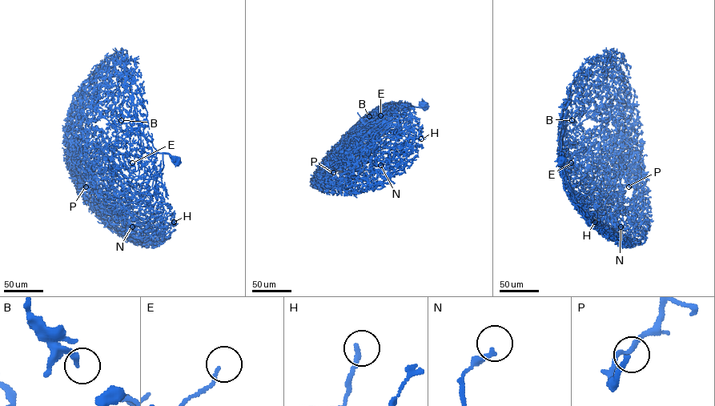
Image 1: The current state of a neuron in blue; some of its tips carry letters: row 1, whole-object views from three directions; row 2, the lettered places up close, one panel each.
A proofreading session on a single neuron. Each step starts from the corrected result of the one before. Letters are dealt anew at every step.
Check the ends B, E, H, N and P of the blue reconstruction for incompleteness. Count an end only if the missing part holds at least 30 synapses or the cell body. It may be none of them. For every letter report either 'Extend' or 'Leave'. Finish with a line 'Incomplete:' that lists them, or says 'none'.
B: Leave
E: Leave
H: Leave
N: Leave
P: Extend
Incomplete: P

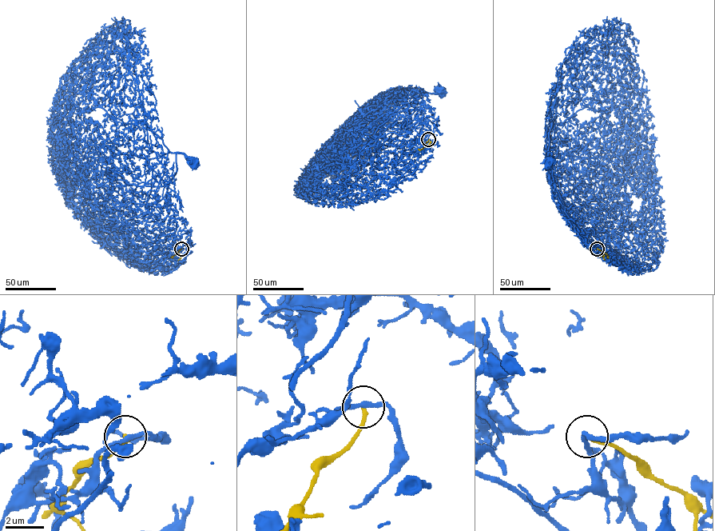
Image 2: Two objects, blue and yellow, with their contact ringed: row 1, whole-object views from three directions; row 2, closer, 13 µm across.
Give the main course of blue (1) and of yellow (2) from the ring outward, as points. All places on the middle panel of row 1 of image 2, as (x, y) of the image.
1: (428, 139), (421, 131), (421, 107), (411, 104), (423, 89), (430, 93), (440, 89)
2: (428, 139), (422, 149), (418, 149)

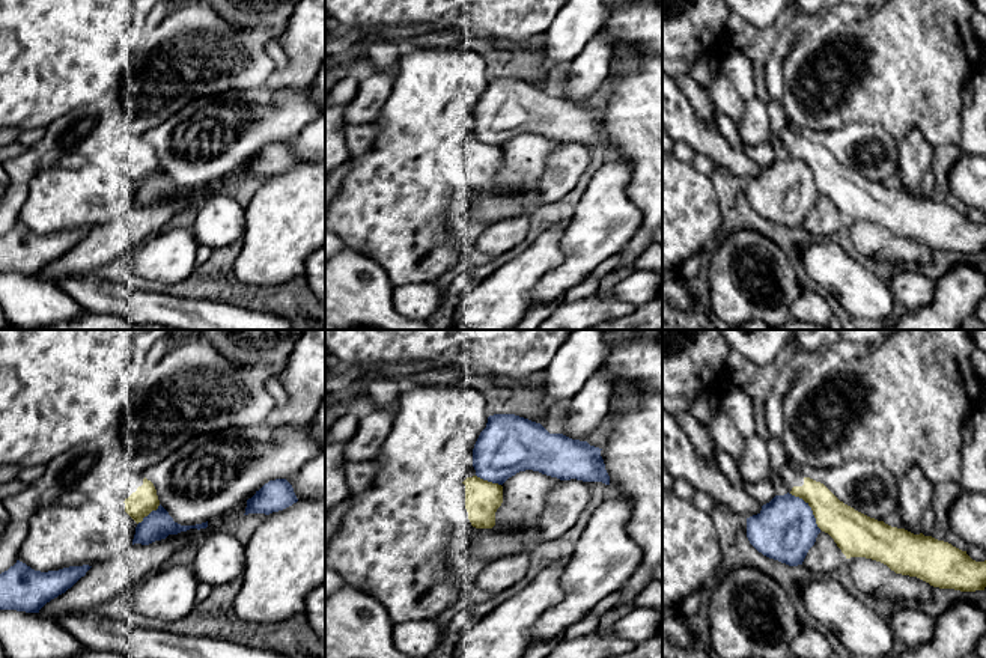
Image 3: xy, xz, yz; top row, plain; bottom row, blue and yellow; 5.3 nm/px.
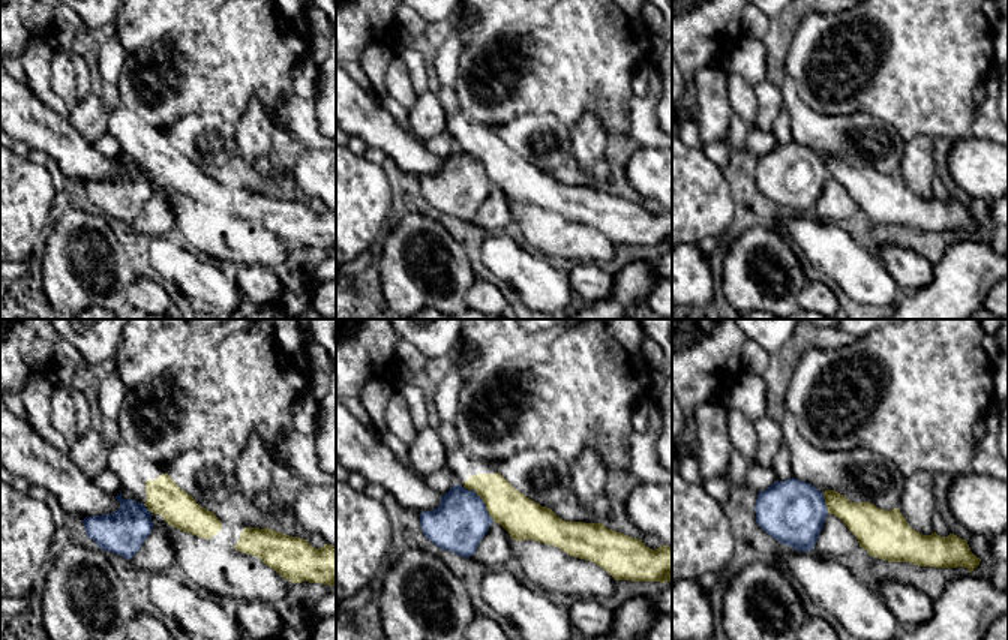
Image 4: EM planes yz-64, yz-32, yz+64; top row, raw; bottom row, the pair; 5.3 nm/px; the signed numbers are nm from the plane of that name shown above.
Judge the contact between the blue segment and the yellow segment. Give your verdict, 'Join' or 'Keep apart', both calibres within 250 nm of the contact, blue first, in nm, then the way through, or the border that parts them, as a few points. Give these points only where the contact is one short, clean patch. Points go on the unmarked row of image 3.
Keep apart. Thickness 320 nm (blue) against 220 nm

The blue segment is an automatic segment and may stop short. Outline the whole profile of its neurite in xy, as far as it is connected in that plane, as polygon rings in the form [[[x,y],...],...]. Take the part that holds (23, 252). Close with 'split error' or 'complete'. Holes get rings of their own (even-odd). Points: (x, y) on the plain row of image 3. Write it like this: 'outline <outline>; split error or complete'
outline [[[17,223],[0,236],[0,273],[39,276],[39,273],[71,251],[92,229],[69,229],[41,235]]]; complete

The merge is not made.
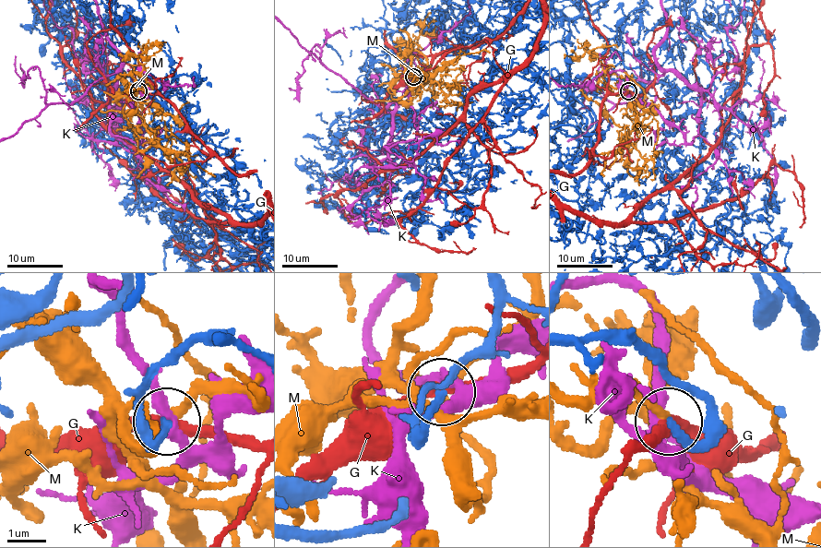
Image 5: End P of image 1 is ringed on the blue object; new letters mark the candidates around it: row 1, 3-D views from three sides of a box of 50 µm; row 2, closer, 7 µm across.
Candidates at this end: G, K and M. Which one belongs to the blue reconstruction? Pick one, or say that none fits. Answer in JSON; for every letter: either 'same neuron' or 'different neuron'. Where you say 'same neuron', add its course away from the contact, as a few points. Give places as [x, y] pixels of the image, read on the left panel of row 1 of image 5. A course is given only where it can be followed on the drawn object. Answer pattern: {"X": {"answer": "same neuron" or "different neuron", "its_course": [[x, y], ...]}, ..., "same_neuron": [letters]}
{"G": {"answer": "different neuron"}, "K": {"answer": "different neuron"}, "M": {"answer": "same neuron", "its_course": [[138, 90], [151, 86], [136, 74], [132, 92], [148, 138], [126, 117], [137, 107], [129, 82]]}, "same_neuron": ["M"]}

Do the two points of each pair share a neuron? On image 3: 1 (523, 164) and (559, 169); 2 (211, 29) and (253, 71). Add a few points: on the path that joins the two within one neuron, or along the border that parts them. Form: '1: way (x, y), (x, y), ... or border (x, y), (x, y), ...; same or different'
1: border (562, 143), (548, 158), (541, 179), (544, 202); different
2: way (222, 39), (243, 60); same

